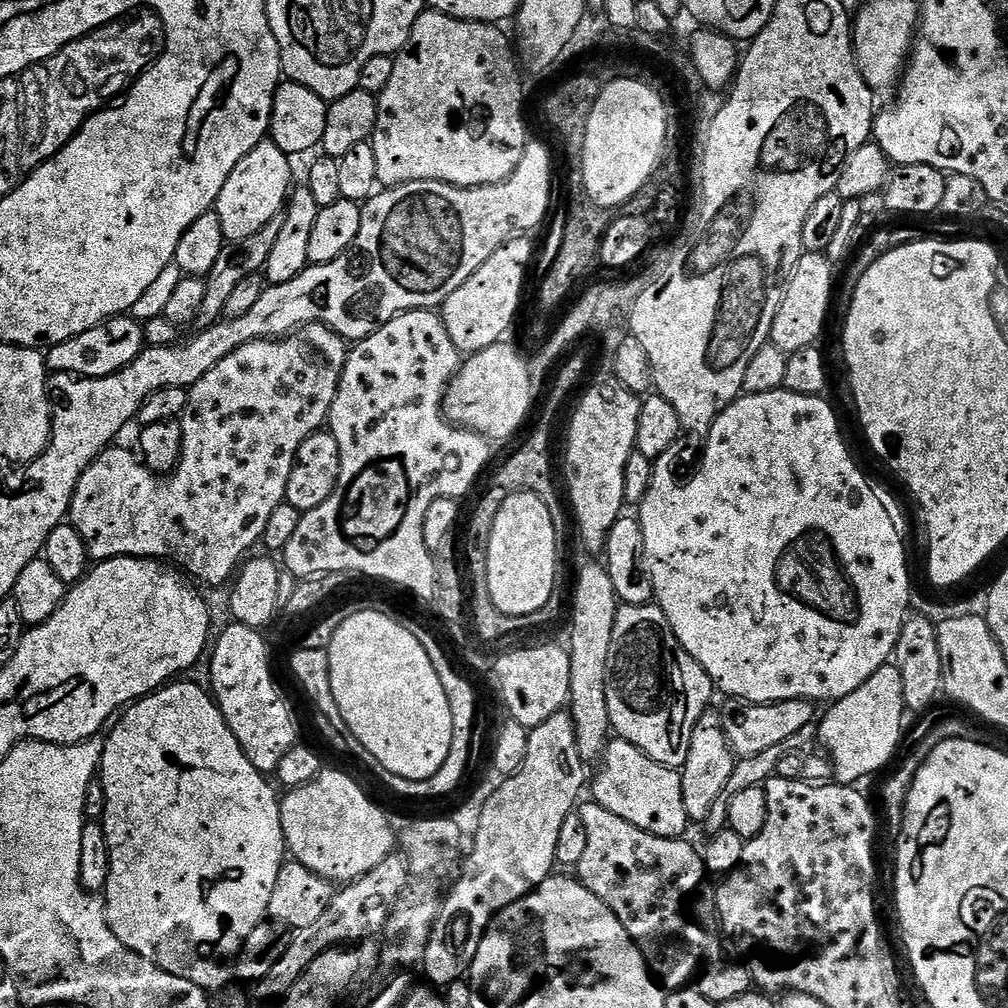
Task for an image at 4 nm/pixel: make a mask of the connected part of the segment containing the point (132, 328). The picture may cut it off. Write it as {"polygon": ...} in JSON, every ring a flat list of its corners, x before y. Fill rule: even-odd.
{"polygon":[[121,314,86,330,86,334,78,334,74,338,66,338,66,342,51,345,46,352,46,363,53,373,68,372,71,376,102,378,128,366,145,347,141,321,133,320,131,315]]}

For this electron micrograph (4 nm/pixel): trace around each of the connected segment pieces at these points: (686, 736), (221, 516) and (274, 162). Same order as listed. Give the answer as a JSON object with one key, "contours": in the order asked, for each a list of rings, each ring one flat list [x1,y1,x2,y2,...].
{"contours":[[[655,602,647,604,620,604,617,607,616,617,614,618,614,634,610,638,610,658,608,659,608,677,606,678,606,706,608,707,608,722,611,731,619,739,638,746,638,750,642,750,650,759,662,766,677,770,683,768,686,762,686,754,690,754,690,738,694,734,694,726,701,714,709,711,711,704,708,703,712,700,712,692,714,693,712,679,708,677,703,666,684,649,682,642,678,642,674,630,670,630,670,622,666,618,666,614,660,609,659,604]],[[315,323,305,324,283,338,255,340,244,344,226,358,222,358,199,382,188,389,188,405,184,407,182,417,184,441,180,451,180,460,176,463,175,472,167,478,153,472,147,464,137,459,134,452,134,457,132,457,132,452,128,448,116,448,117,446,105,448,104,453,82,474,72,495,70,522,76,527,78,534,82,534,88,547,89,557,96,562,113,560,119,556,155,558,179,566,189,577,197,576,204,584,220,584,223,580,231,581,238,565,253,551,251,548,263,541,266,522,270,522,270,514,274,514,274,510,278,510,278,506,285,503,286,482,290,482,290,470,296,461,298,446,302,446,302,442,306,442,306,438,310,438,315,432,321,431,325,427,340,385,342,370,348,361,349,351,349,345,343,336,339,336,327,324]],[[265,138,234,166,230,178,226,178,226,186,222,186,222,194,218,194,214,210,218,214,218,222,222,222,222,234,228,242,248,242,256,236,272,219,283,213,293,187,292,164,290,156,278,148,274,141]]]}

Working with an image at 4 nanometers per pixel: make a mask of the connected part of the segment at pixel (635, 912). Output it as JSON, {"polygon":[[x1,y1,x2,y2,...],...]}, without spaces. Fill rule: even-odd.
{"polygon":[[581,803,578,808,586,826,586,851,578,865,580,883,585,884,616,915,622,926,626,926,630,938,640,947,640,953,665,989,689,987,701,971,702,961,709,951,708,943,712,940,712,927,715,929,718,924,716,897,713,889,708,889,710,876,704,867,703,855,697,849,695,852,687,844,687,839,662,838,638,830,638,826,630,826,626,818,610,814,606,806,587,803]]}

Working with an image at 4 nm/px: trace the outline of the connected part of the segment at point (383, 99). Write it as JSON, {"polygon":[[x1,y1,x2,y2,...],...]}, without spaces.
{"polygon":[[425,10,418,18,418,22,414,22,410,38,394,57,394,74,390,74,390,82,386,82,386,90,379,92,376,101,378,118,370,142,374,146,374,159,378,169,377,185,396,188,400,184,415,180,437,180,443,184,453,184,468,189,497,184,510,178,510,174,514,174,518,162,522,162,522,154,530,142,530,136,527,126,524,125,524,84,520,81,520,68,516,65,518,56,509,33,507,36,502,29,503,27,495,24,479,24,477,20,459,20,431,10]]}

